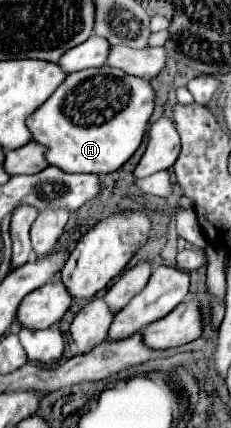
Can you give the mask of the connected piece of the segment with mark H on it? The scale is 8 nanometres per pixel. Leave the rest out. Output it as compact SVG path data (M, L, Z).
M98 67L98 69L84 69L70 73L64 83L26 119L26 125L30 127L32 141L46 147L46 161L52 167L58 167L66 173L112 173L118 167L122 167L134 151L140 147L144 131L148 127L148 119L154 111L154 89L146 79L126 75L120 69L114 67Z

